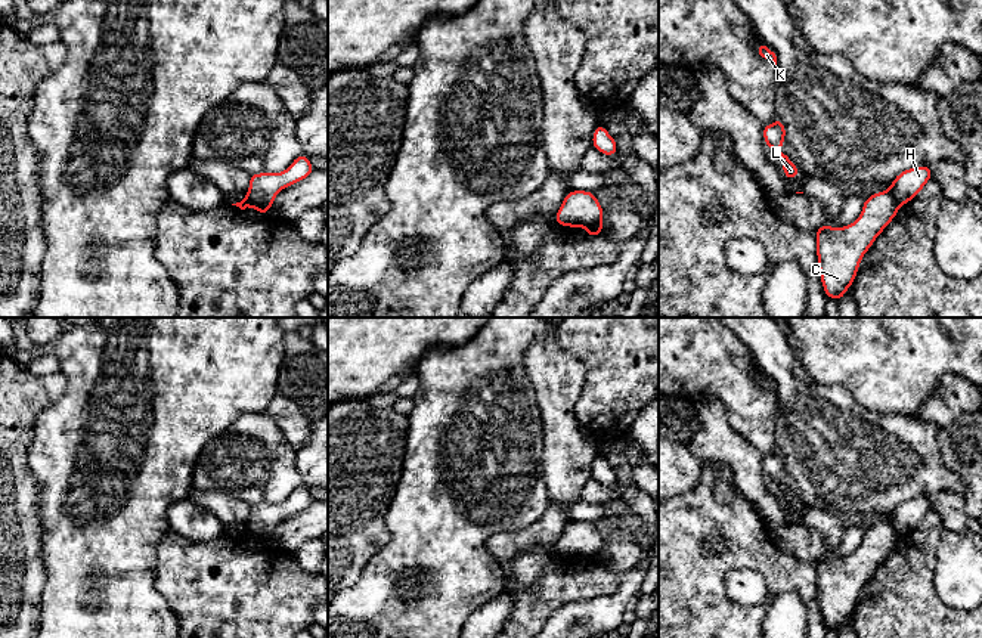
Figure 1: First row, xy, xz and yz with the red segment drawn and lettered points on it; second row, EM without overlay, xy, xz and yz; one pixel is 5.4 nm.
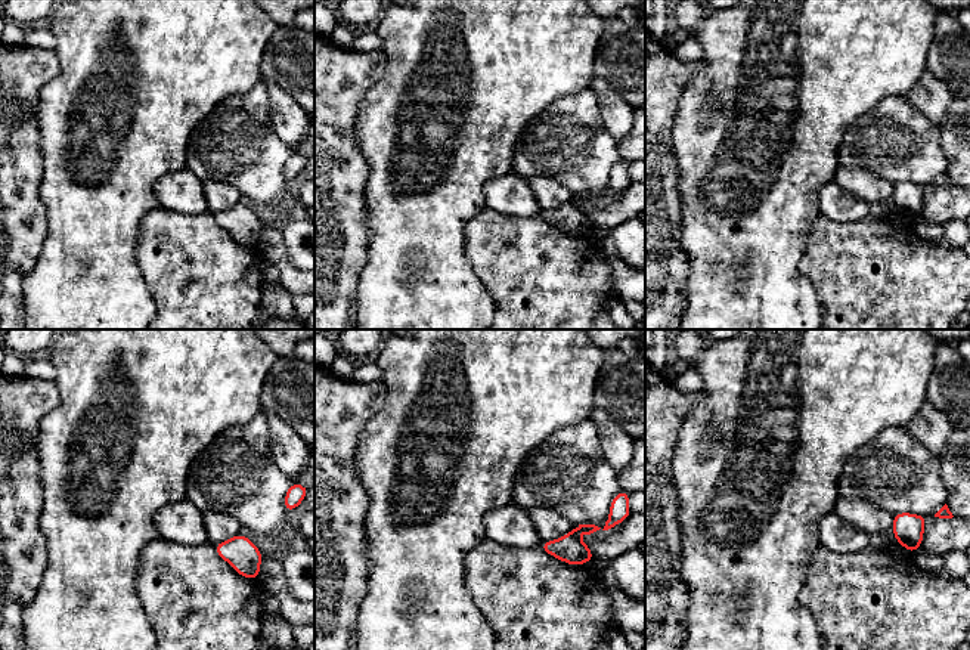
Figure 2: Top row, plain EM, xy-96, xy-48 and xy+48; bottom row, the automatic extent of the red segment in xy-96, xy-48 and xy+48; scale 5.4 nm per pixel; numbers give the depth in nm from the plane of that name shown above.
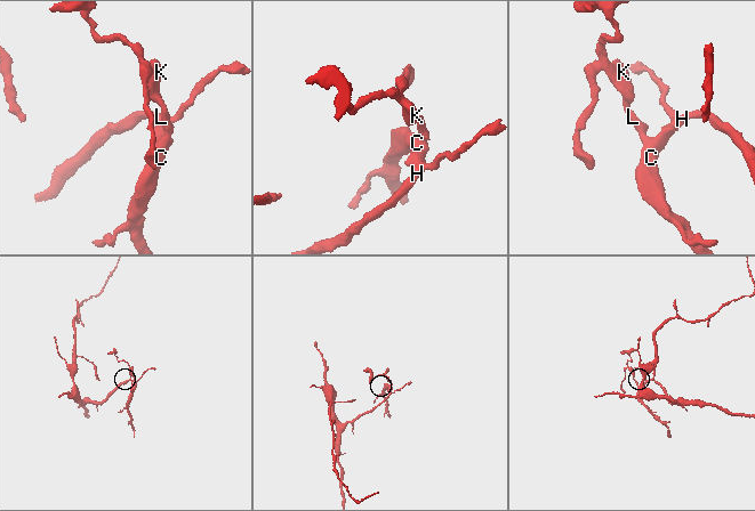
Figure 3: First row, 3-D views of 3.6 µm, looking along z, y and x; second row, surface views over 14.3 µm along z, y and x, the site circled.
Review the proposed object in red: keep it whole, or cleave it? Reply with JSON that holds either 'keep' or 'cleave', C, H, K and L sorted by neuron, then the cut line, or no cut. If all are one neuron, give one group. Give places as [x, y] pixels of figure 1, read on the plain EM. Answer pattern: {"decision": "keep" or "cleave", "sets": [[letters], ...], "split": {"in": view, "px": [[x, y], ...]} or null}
{"decision": "cleave", "sets": [["C", "K", "L"], ["H"]], "split": {"in": "xy", "px": [[245, 526], [250, 533], [269, 541]]}}

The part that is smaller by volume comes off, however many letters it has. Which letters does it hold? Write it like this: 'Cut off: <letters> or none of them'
Cut off: C, K, L

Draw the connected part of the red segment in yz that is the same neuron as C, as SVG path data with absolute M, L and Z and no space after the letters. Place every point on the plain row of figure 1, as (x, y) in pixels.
M889 520L876 523L864 530L862 545L854 554L845 558L824 554L815 561L818 603L827 629L842 631L856 610L864 585L896 548L898 539Z

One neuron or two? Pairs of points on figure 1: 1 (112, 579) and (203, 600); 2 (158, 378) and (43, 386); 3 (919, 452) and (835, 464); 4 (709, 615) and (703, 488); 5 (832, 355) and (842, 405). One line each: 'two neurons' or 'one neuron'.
1: two neurons
2: two neurons
3: one neuron
4: one neuron
5: two neurons

